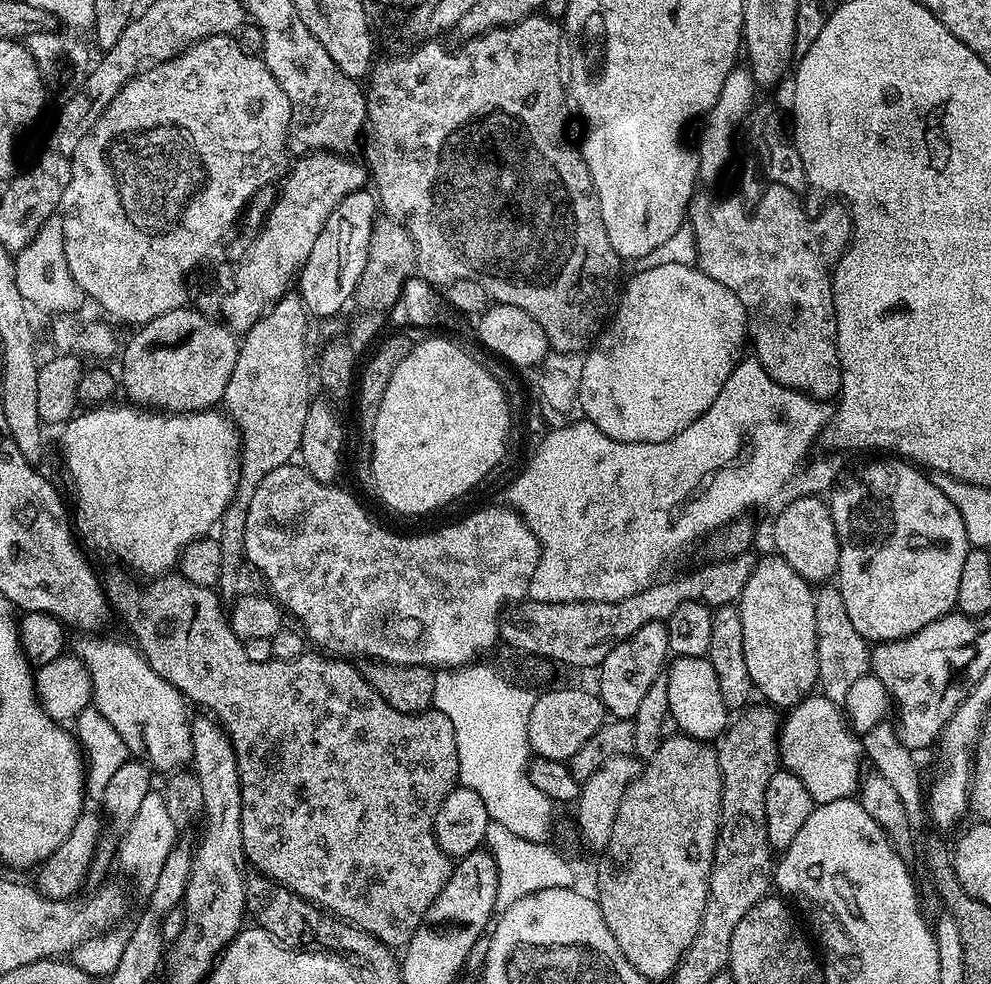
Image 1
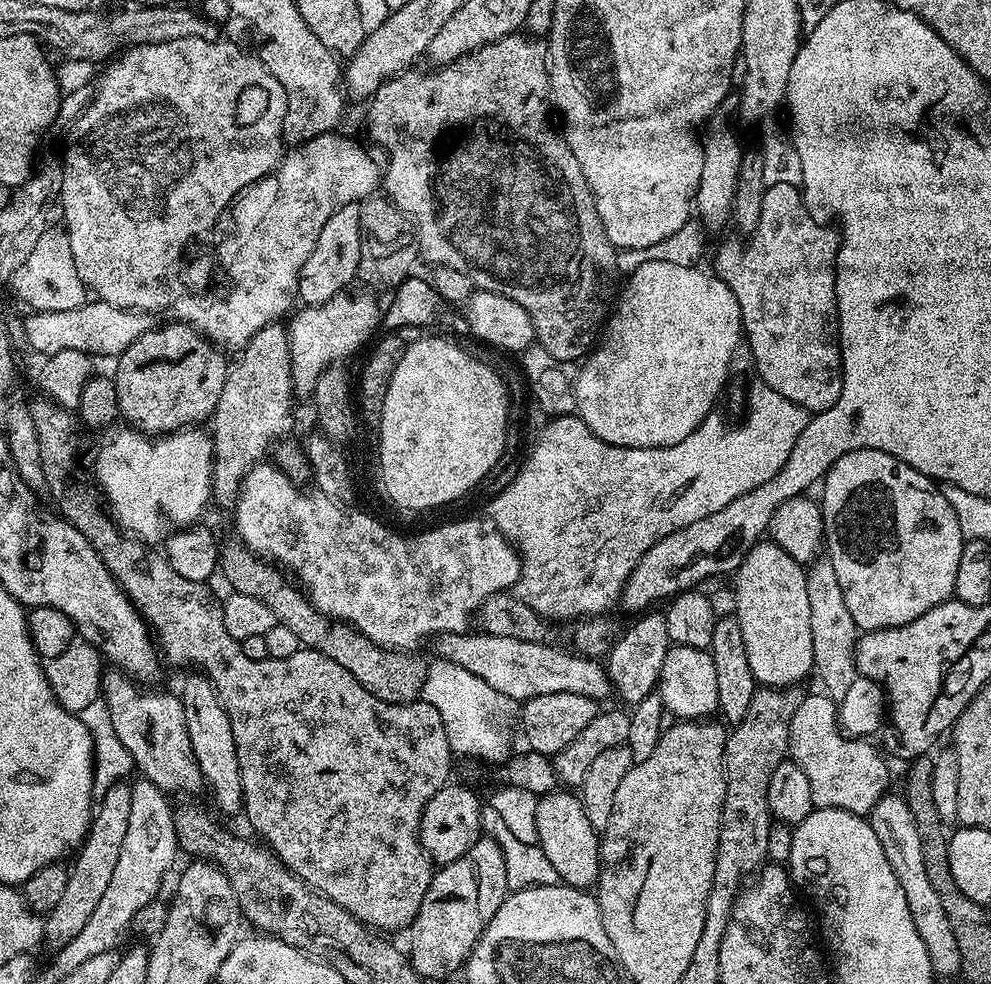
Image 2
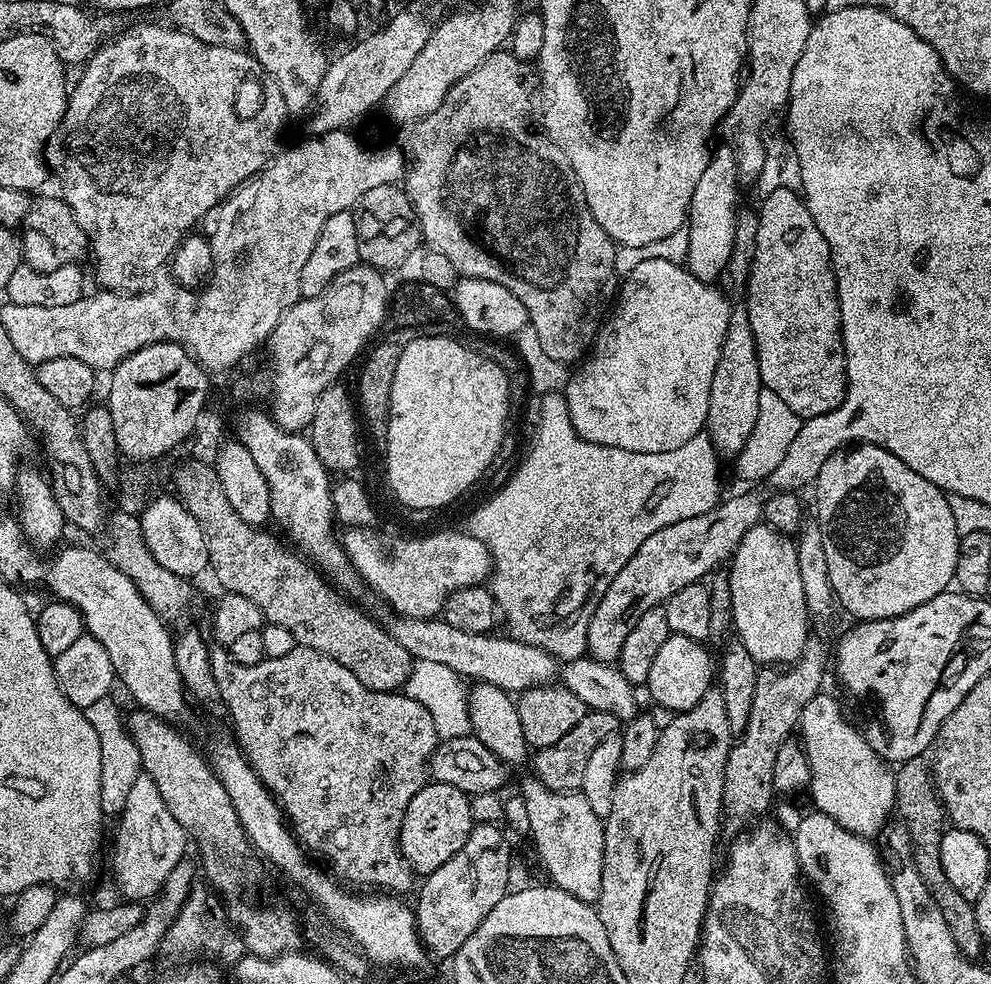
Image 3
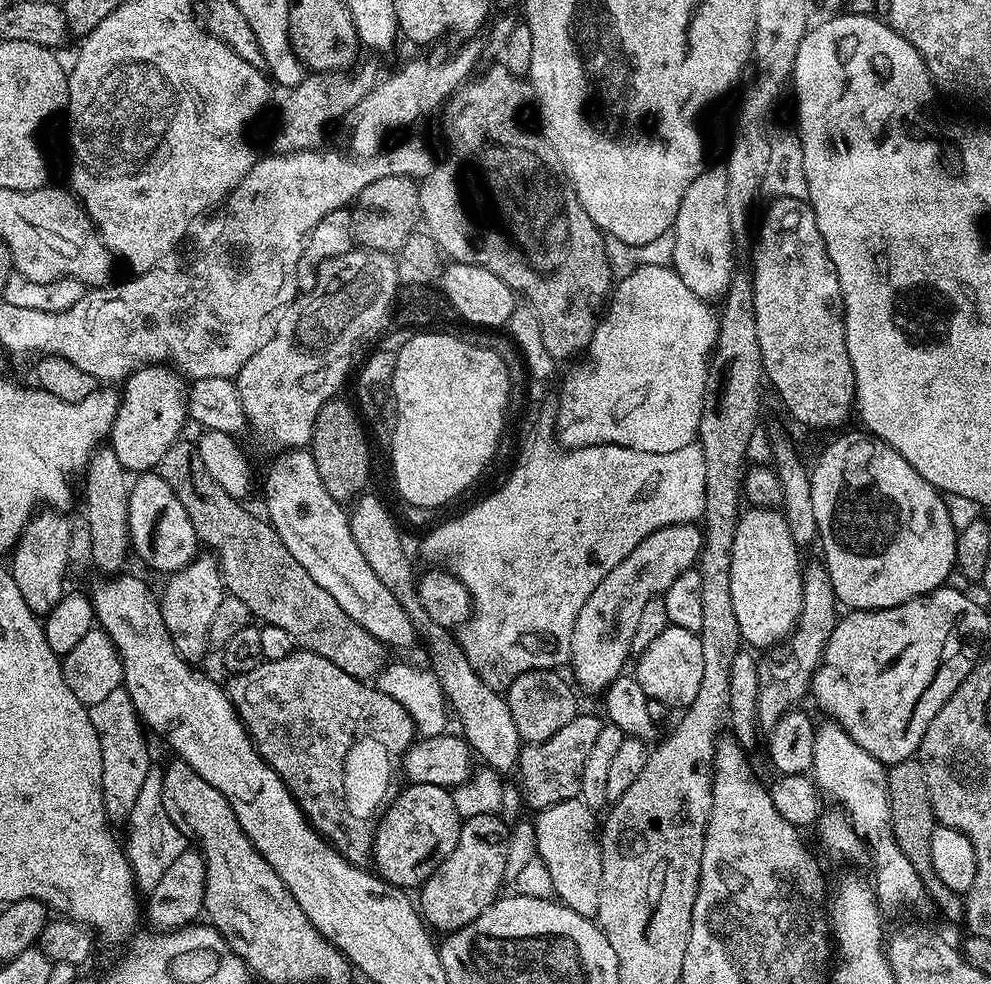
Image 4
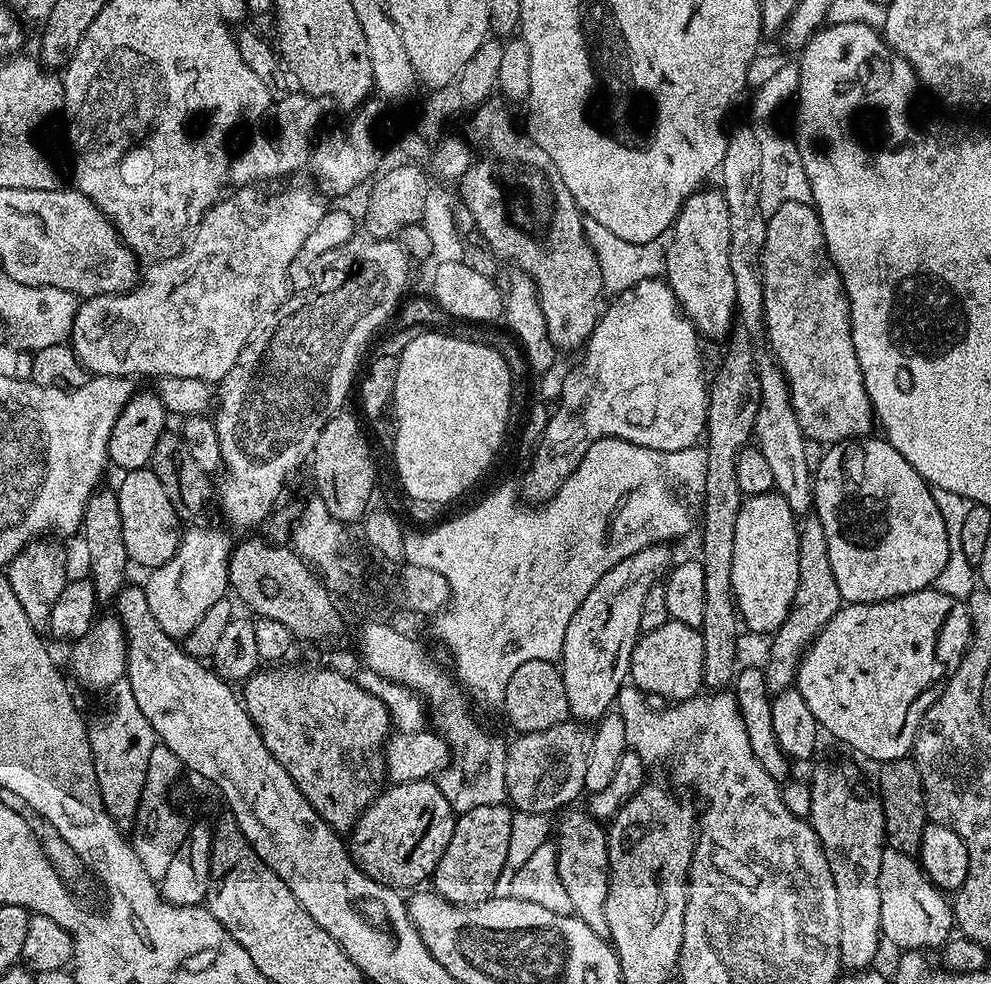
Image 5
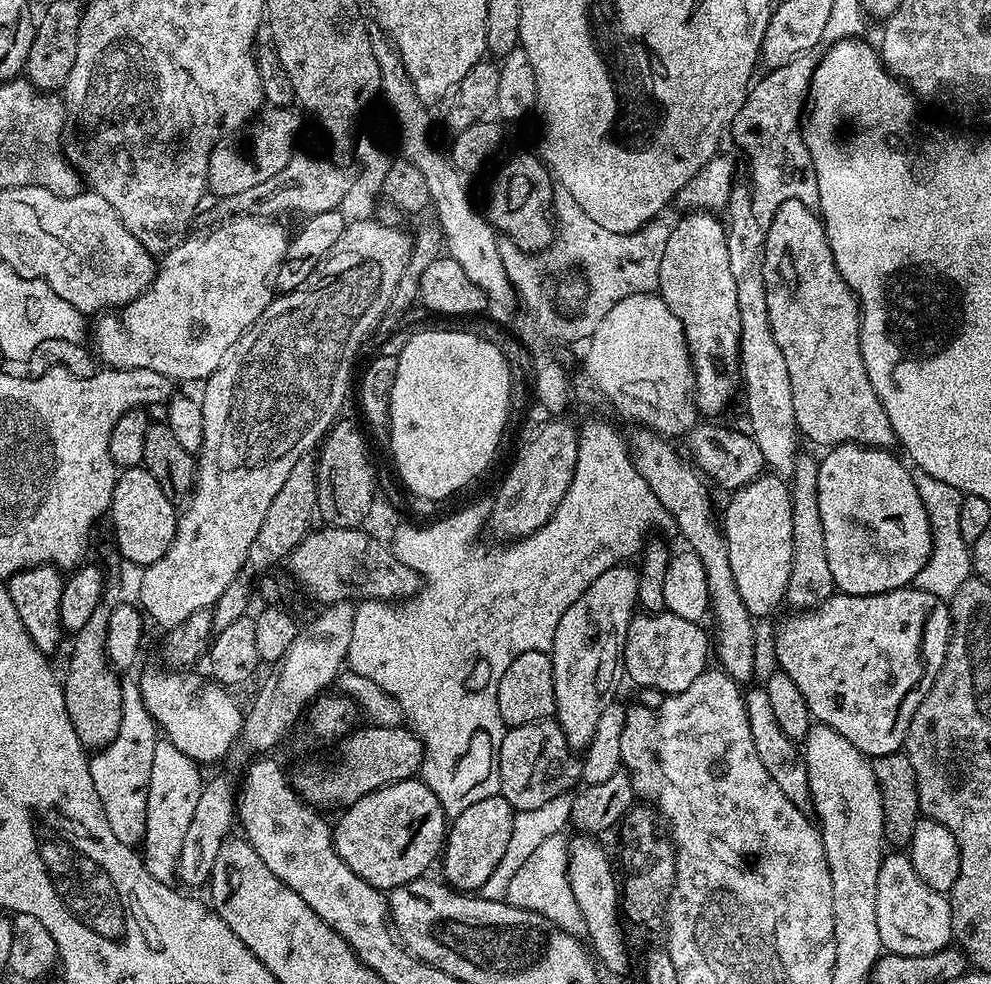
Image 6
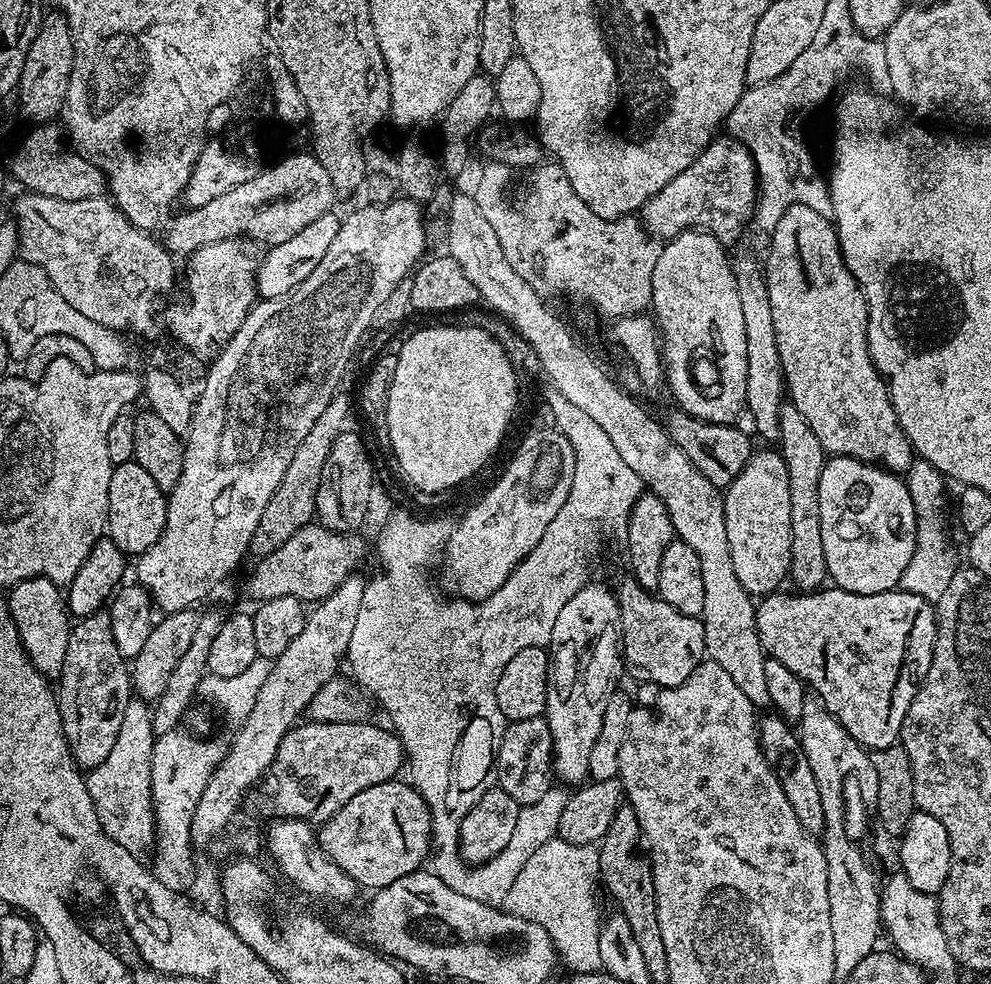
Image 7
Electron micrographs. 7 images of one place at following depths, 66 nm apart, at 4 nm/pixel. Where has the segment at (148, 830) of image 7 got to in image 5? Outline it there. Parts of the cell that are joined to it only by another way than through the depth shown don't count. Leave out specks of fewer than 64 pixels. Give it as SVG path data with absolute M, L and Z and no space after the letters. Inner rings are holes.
M127 675L118 678L118 682L114 682L114 686L107 688L106 696L108 696L109 708L96 721L91 721L88 734L92 743L94 774L98 778L98 790L102 794L104 809L110 814L110 818L115 824L128 826L136 819L136 811L142 798L142 786L146 782L150 750L154 750L158 741L154 726L150 726L150 722L146 722L146 717L142 715L142 710L138 710L138 702L134 698L134 690L130 687Z

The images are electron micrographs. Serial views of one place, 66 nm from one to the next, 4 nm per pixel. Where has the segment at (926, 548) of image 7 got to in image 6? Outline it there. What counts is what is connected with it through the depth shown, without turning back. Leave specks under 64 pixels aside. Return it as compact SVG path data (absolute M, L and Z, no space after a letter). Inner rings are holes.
M919 470L912 472L914 486L918 486L918 498L922 498L922 506L926 506L926 518L932 527L932 553L926 565L926 571L917 574L915 587L934 594L937 601L951 601L964 580L969 579L972 572L972 554L970 545L962 538L958 526L958 513L962 511L964 496L959 488L950 486L938 478Z

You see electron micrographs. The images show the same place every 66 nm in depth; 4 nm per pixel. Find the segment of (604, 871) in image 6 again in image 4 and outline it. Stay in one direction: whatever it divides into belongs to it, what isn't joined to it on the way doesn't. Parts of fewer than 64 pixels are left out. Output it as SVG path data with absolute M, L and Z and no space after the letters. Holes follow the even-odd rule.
M579 798L556 803L541 809L534 818L537 855L542 858L550 874L555 899L566 902L568 908L589 918L595 917L598 910L598 894L602 880L602 852L599 836L600 824L595 811Z

